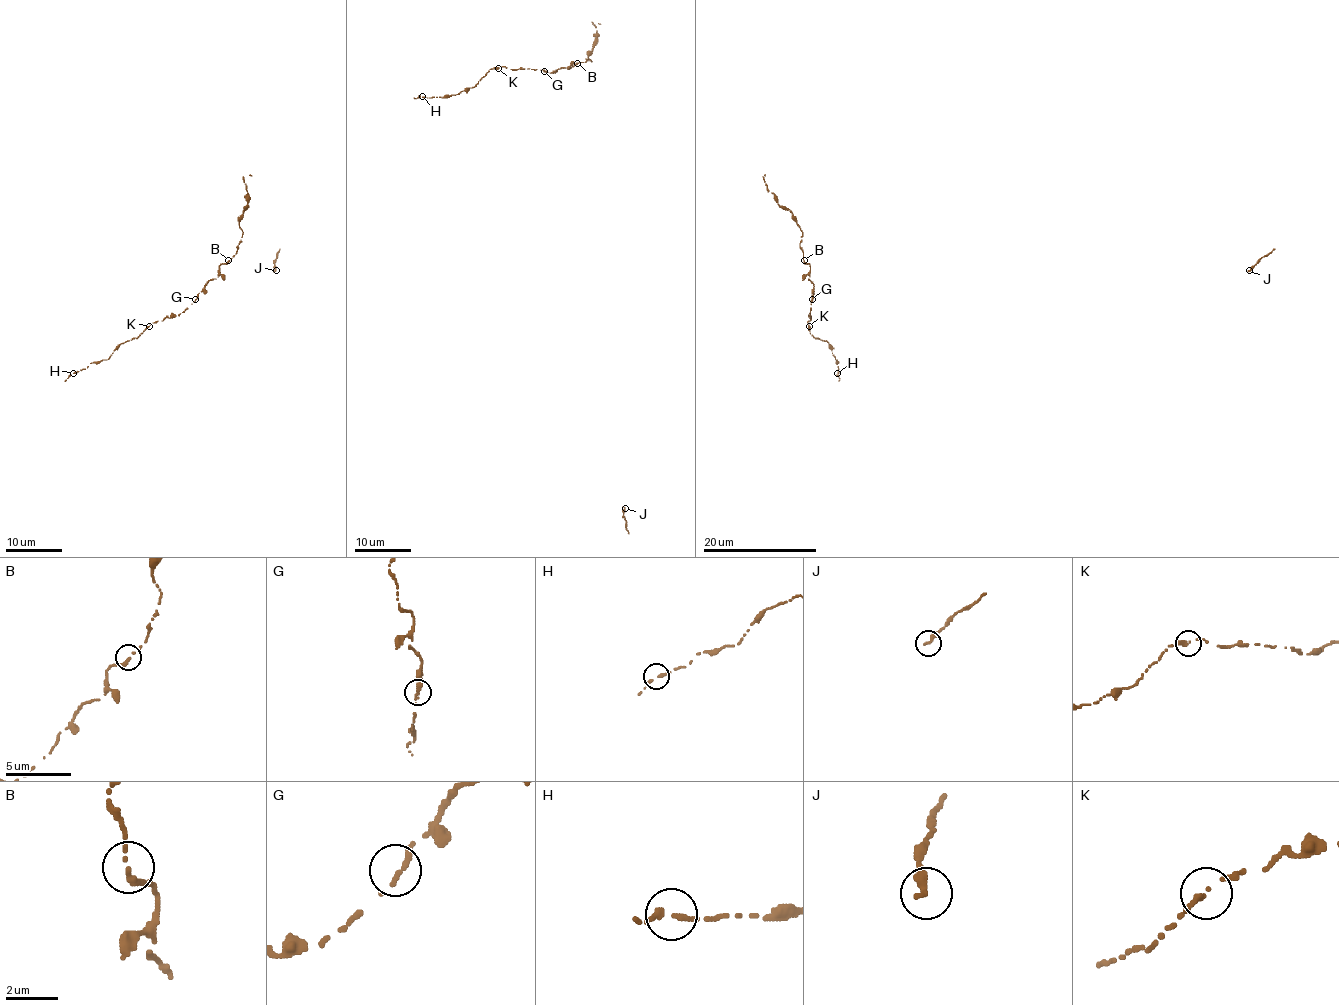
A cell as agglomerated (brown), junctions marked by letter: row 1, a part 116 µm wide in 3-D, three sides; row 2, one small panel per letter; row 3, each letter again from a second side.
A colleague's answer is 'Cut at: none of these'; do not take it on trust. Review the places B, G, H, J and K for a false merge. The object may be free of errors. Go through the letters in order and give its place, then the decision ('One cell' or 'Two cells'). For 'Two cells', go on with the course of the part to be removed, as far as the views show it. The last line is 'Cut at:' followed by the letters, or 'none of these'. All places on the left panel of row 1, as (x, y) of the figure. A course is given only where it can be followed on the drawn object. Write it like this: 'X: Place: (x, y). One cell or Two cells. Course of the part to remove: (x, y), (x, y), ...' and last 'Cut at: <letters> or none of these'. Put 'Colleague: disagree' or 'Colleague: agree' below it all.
B: Place: (228, 260). Two cells. Course of the part to remove: (229, 260), (236, 253), (243, 232), (239, 225), (239, 216), (247, 204), (243, 177), (252, 175)
G: Place: (195, 299). One cell
H: Place: (73, 373). One cell
J: Place: (276, 270). One cell
K: Place: (149, 326). One cell
Cut at: B
Colleague: disagree

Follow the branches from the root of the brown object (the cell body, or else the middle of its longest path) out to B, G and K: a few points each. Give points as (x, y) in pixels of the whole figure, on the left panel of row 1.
B: (206, 283), (216, 279), (219, 266), (229, 260)
G: (206, 283), (195, 299)
K: (206, 283), (183, 312), (149, 326)

